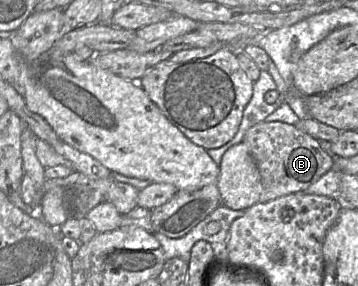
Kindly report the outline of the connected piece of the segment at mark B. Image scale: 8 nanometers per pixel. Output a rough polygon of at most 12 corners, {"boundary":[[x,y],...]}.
{"boundary":[[256,123],[247,146],[259,202],[305,191],[334,166],[319,140]]}

